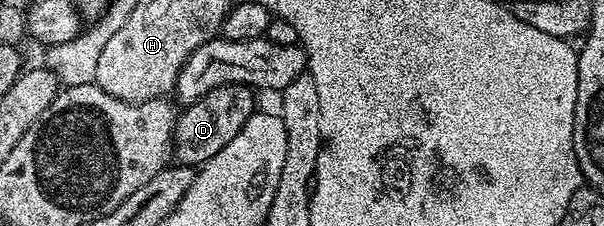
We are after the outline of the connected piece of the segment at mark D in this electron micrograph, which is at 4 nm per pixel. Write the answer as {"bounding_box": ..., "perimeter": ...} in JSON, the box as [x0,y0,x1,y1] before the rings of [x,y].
{"bounding_box":[172,86,256,168],"perimeter":[[[221,86],[212,88],[200,100],[189,103],[186,110],[177,115],[174,132],[172,135],[172,158],[177,165],[193,166],[195,168],[202,165],[203,162],[212,160],[236,132],[244,126],[246,121],[256,113],[254,106],[255,91],[249,86]]]}

